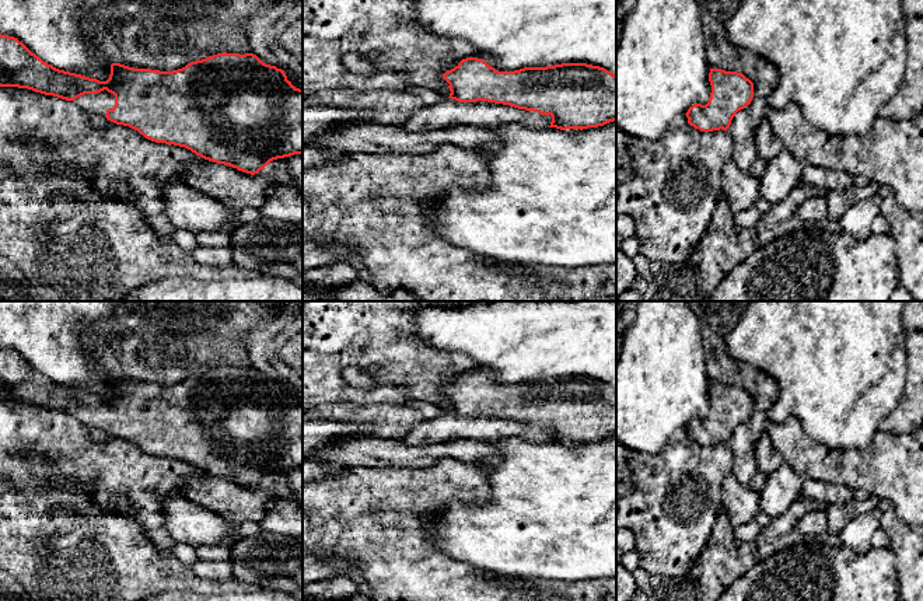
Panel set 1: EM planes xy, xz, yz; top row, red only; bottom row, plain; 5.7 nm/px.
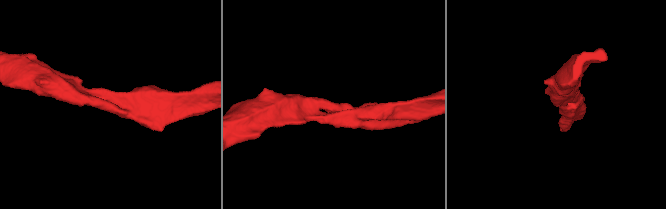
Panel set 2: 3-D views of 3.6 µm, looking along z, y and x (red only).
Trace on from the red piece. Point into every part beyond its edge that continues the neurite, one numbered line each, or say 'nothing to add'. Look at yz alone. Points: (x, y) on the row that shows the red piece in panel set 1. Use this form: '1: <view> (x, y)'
nothing to add

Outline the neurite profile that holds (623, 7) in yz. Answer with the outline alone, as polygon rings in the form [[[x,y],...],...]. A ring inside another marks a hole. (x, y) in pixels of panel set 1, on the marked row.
[[[616,0],[616,20],[623,21],[633,10],[636,0]]]

